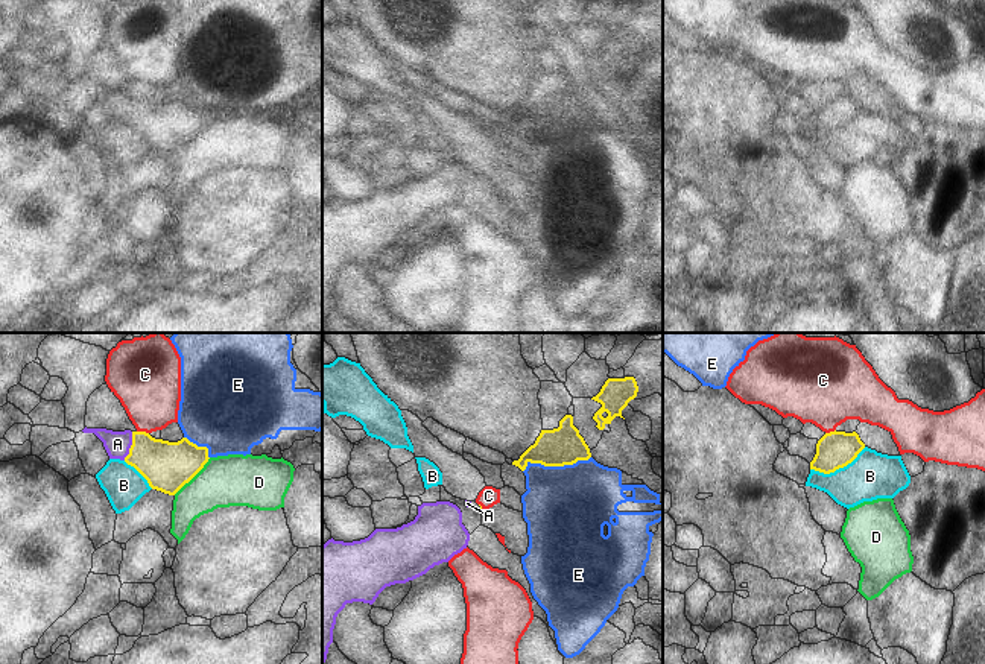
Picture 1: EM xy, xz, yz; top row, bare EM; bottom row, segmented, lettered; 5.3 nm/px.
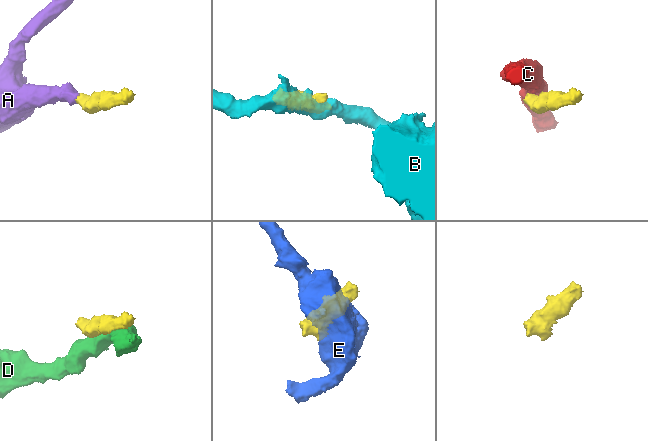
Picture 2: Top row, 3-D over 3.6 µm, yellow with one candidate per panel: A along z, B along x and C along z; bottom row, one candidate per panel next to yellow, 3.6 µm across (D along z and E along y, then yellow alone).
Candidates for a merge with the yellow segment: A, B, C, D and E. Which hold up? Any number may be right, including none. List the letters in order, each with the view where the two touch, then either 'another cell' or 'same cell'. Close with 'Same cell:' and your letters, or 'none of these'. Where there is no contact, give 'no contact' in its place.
A: contact in xy; same cell
B: contact in yz; another cell
C: contact in xy; another cell
D: contact in xy; another cell
E: contact in xz; another cell
Same cell: A

